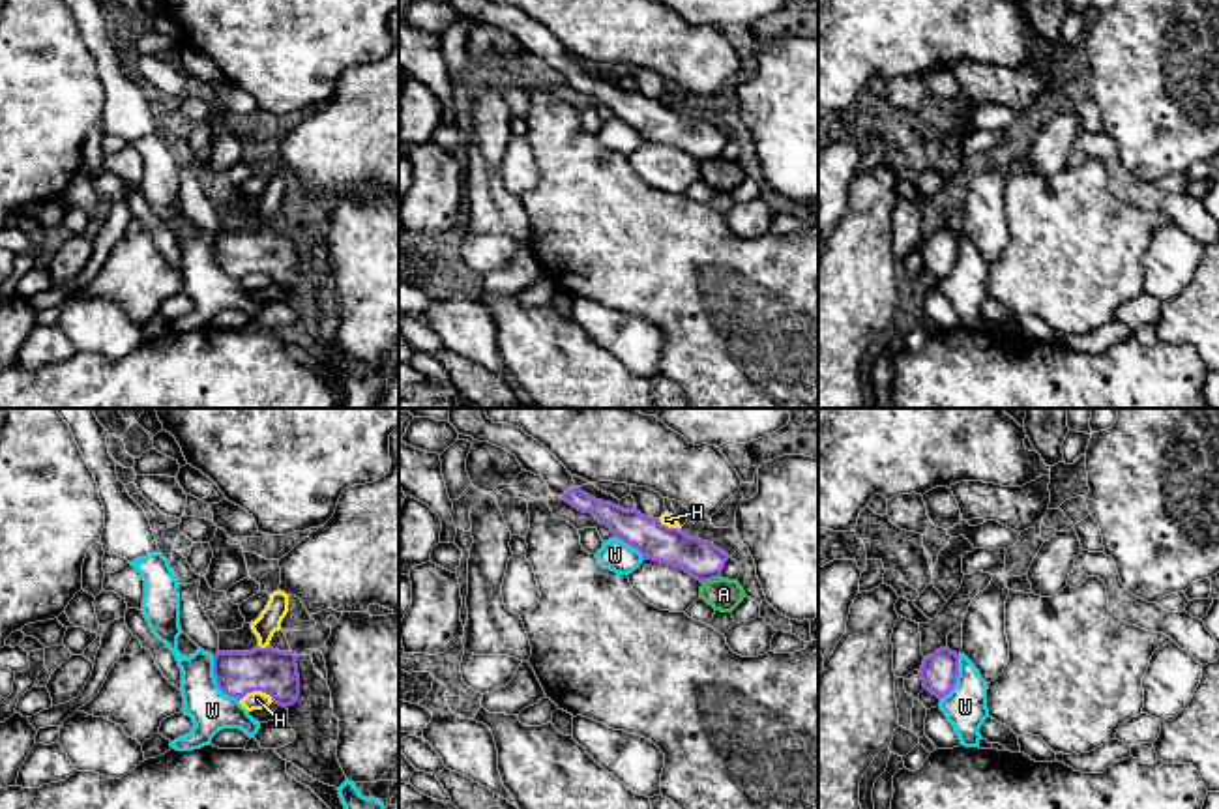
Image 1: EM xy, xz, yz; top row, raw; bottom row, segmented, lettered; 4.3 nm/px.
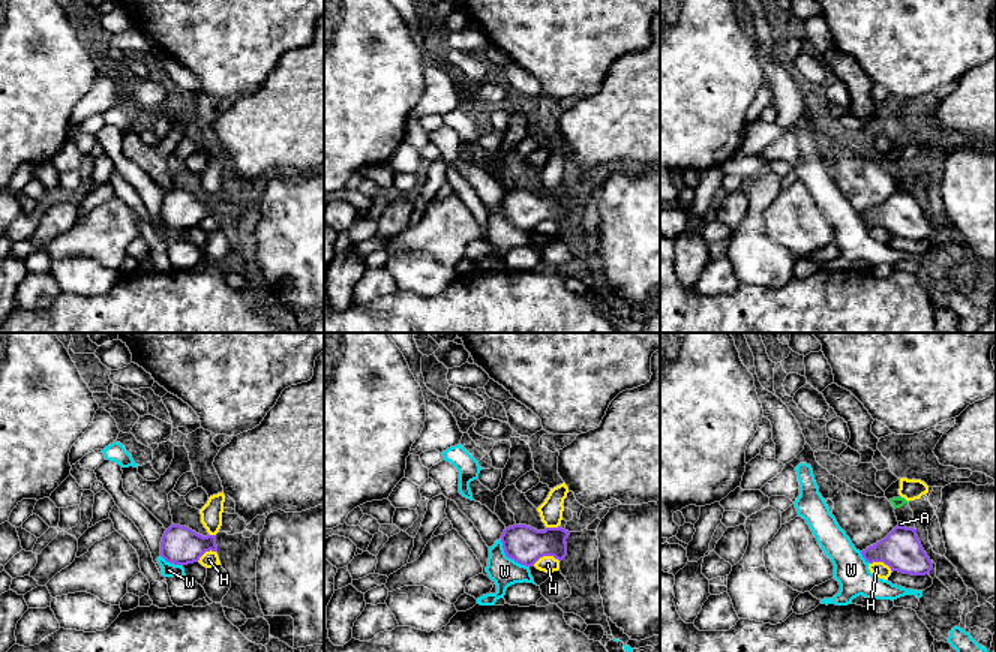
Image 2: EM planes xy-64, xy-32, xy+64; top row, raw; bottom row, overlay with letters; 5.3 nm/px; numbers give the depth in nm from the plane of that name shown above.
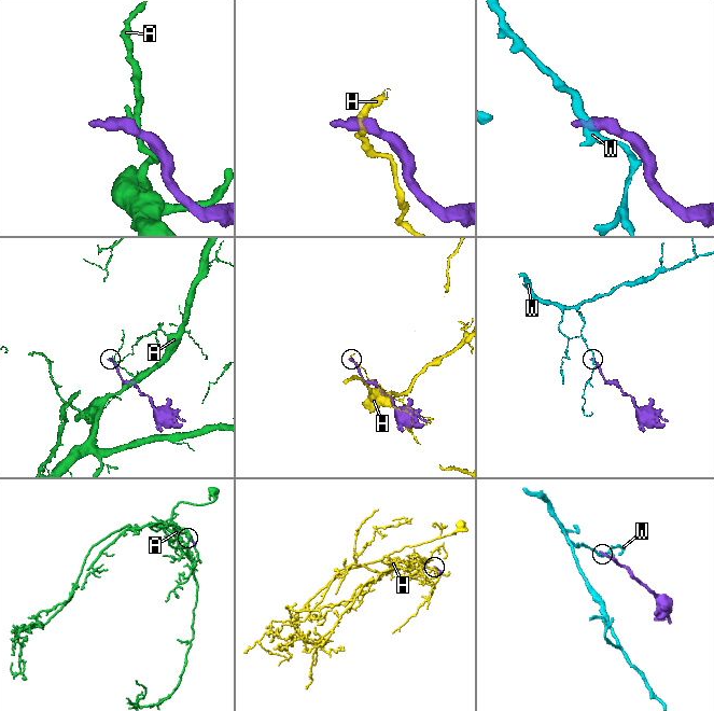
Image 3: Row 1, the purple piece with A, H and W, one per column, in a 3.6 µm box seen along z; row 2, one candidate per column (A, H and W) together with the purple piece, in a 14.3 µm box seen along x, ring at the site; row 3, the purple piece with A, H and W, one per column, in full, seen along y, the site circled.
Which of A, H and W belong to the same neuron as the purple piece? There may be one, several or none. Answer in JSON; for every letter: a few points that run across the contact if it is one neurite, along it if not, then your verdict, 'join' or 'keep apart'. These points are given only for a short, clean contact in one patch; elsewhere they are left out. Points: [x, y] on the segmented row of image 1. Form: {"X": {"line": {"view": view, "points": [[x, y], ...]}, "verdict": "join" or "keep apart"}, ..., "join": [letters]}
{"A": {"line": {"view": "xz", "points": [[721, 577], [703, 583]]}, "verdict": "keep apart"}, "H": {"line": {"view": "xy", "points": [[238, 699], [253, 691], [264, 691], [274, 701]]}, "verdict": "keep apart"}, "W": {"line": {"view": "xy", "points": [[212, 656], [216, 684], [238, 701]]}, "verdict": "keep apart"}, "join": []}

